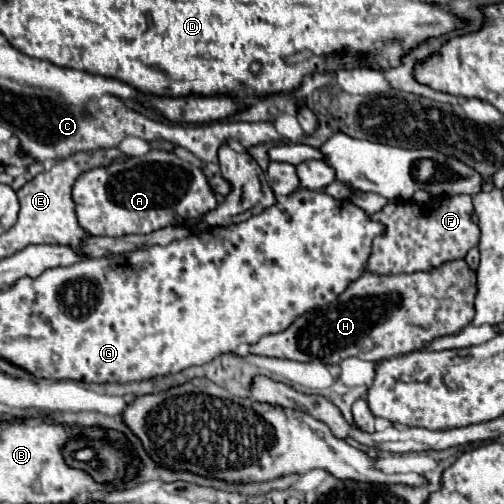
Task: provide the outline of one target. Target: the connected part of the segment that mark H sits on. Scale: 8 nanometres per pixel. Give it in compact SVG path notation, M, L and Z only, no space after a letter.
M450 260L426 272L398 274L398 276L378 276L366 272L356 282L352 282L350 288L338 296L338 300L330 302L326 308L306 312L284 332L262 336L258 344L250 346L250 352L262 356L274 356L274 358L288 358L296 362L340 364L350 356L362 356L362 360L380 362L382 358L394 358L394 356L422 350L434 338L458 334L474 318L476 292L478 292L476 270L472 270L466 264L466 260Z

